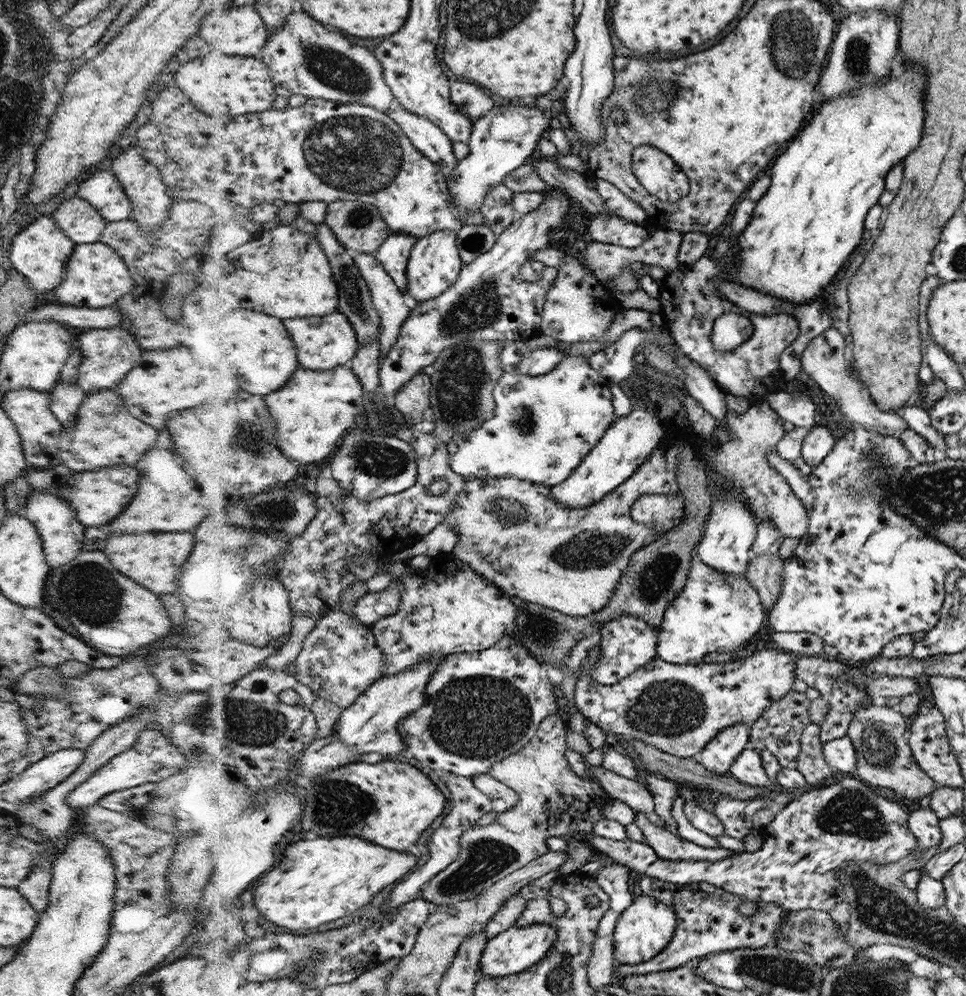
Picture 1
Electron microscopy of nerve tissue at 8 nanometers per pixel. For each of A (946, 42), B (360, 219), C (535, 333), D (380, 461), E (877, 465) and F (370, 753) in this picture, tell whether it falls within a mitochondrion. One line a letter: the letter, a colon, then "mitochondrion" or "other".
A: other
B: mitochondrion
C: other
D: mitochondrion
E: mitochondrion
F: other

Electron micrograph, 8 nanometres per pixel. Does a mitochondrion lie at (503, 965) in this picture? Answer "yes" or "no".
no

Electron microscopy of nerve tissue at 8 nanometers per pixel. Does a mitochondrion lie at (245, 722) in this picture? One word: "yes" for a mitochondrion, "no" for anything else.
yes

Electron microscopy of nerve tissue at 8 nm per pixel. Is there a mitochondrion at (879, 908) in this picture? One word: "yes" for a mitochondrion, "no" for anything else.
yes

